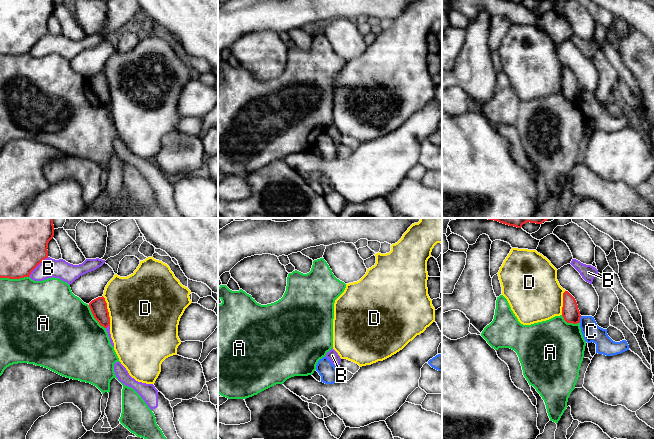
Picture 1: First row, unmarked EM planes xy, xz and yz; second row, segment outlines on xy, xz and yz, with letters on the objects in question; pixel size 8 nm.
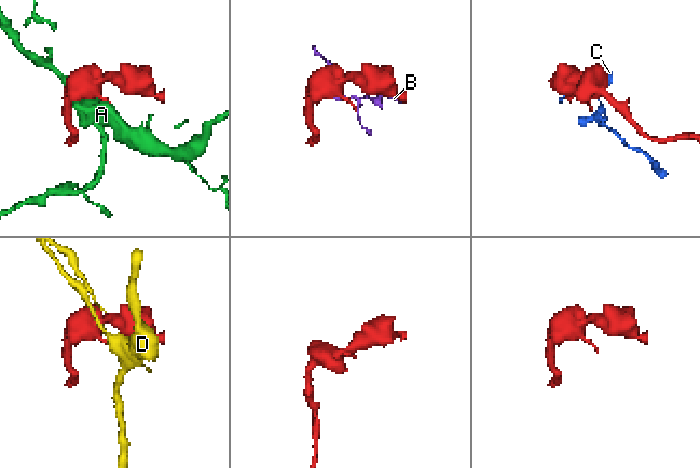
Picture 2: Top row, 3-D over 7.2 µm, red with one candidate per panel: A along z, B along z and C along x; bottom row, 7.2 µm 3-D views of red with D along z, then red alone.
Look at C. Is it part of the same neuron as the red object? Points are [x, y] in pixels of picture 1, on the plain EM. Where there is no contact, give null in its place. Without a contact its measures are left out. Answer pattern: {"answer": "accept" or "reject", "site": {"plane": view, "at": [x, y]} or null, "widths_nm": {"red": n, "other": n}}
{"answer": "reject", "site": {"plane": "yz", "at": [579, 95]}, "widths_nm": {"red": 140, "other": 150}}

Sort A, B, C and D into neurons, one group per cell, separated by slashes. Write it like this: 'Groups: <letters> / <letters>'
Groups: A / B / C / D

